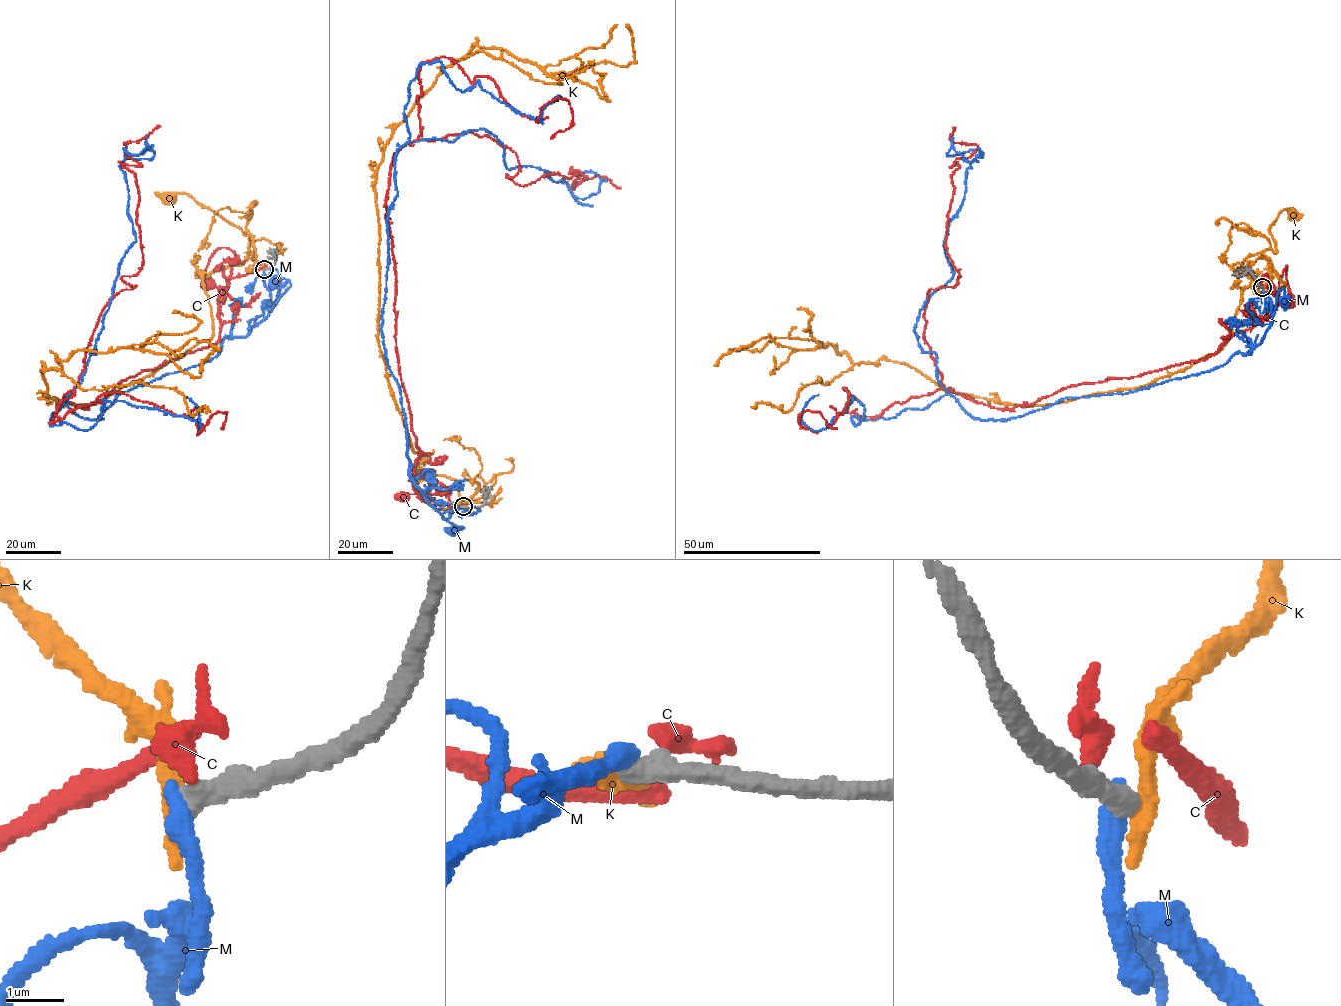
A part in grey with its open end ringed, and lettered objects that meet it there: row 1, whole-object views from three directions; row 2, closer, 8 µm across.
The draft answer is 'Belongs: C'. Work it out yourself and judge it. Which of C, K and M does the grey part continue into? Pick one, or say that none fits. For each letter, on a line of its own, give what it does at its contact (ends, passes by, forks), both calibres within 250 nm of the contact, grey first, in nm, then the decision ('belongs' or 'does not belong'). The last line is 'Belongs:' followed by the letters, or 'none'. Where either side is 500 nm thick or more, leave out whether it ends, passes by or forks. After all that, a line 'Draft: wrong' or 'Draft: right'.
C: it passes by; calibres 460 and 280 nm; belongs
K: it ends; calibres 380 and 400 nm; does not belong
M: it ends; calibres 400 and 400 nm; does not belong
Belongs: C
Draft: right

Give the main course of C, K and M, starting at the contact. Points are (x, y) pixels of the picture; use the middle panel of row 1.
C: (463, 506), (456, 508), (425, 496), (423, 499), (439, 505), (424, 495), (414, 493), (401, 496)
K: (461, 507), (459, 503), (471, 497), (462, 505), (457, 482), (440, 475), (421, 475)
M: (462, 507), (445, 520), (463, 527), (452, 531)

